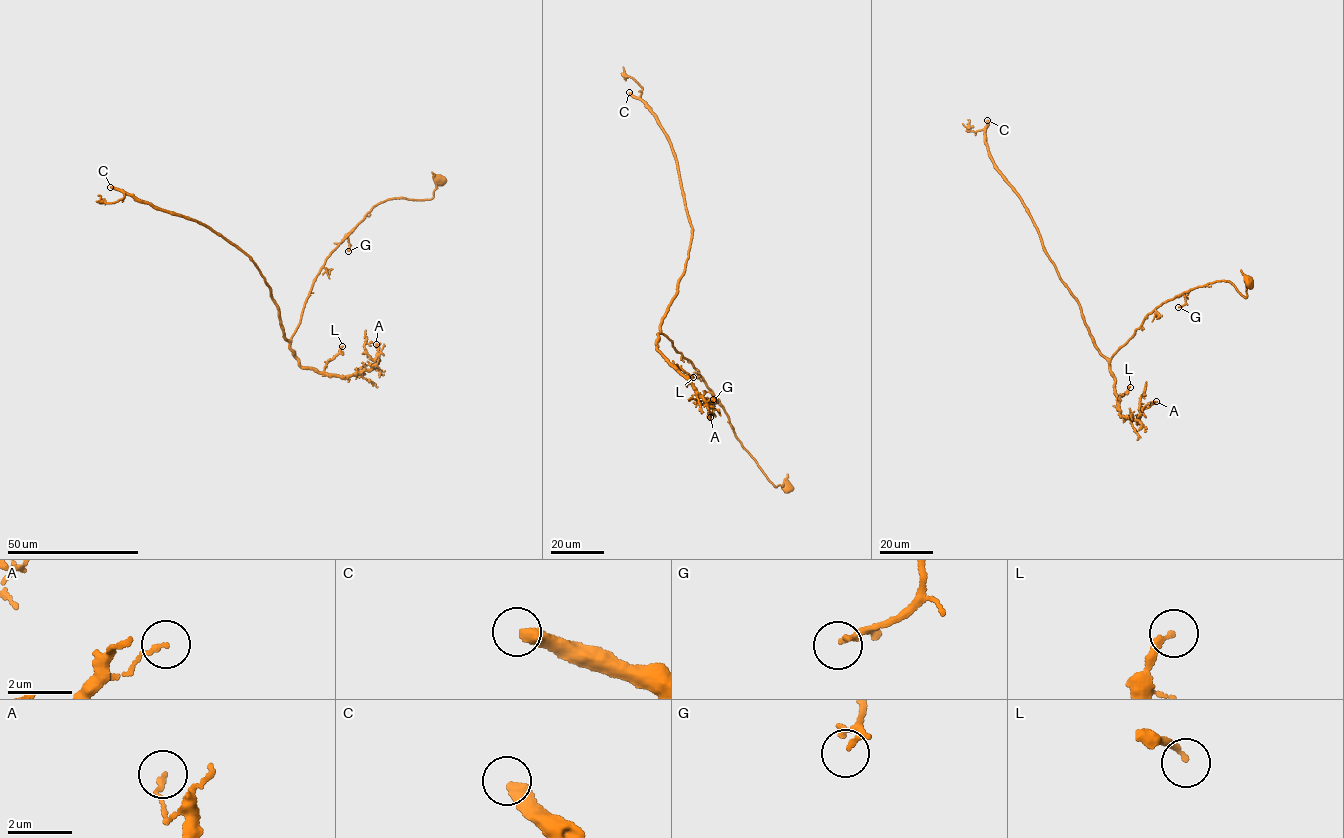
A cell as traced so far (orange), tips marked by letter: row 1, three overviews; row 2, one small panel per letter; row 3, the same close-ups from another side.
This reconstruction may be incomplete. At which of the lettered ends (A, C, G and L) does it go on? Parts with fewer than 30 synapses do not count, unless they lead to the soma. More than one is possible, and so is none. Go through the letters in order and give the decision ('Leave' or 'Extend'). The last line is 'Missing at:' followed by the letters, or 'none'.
A: Leave
C: Extend
G: Leave
L: Leave
Missing at: C

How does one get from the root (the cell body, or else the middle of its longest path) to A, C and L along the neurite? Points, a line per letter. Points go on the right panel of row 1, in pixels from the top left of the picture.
A: (1249, 283), (1245, 297), (1223, 280), (1167, 300), (1113, 356), (1109, 370), (1120, 415), (1137, 419), (1156, 401)
C: (1249, 283), (1245, 297), (1223, 280), (1167, 300), (1106, 359), (1019, 198), (993, 160), (985, 140), (987, 120)
L: (1249, 283), (1245, 297), (1222, 280), (1190, 289), (1158, 306), (1110, 360), (1117, 402), (1130, 387)

